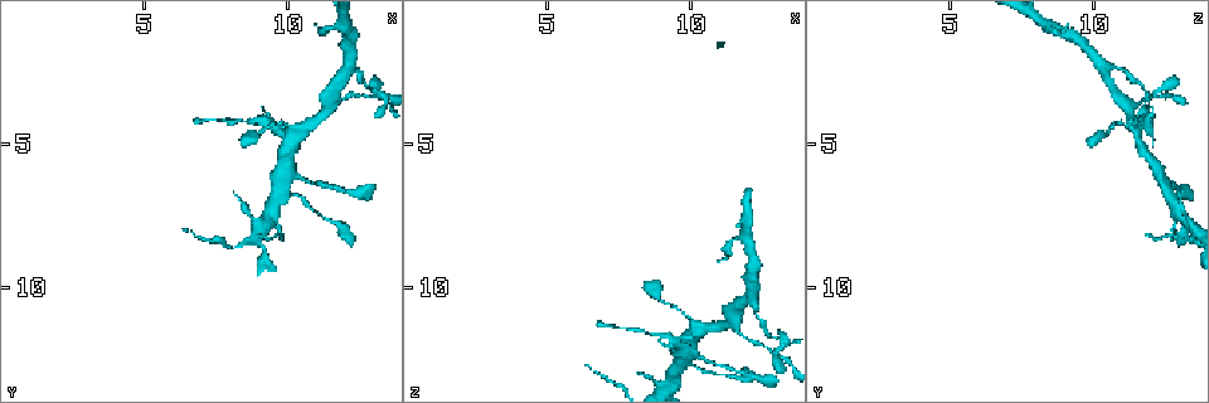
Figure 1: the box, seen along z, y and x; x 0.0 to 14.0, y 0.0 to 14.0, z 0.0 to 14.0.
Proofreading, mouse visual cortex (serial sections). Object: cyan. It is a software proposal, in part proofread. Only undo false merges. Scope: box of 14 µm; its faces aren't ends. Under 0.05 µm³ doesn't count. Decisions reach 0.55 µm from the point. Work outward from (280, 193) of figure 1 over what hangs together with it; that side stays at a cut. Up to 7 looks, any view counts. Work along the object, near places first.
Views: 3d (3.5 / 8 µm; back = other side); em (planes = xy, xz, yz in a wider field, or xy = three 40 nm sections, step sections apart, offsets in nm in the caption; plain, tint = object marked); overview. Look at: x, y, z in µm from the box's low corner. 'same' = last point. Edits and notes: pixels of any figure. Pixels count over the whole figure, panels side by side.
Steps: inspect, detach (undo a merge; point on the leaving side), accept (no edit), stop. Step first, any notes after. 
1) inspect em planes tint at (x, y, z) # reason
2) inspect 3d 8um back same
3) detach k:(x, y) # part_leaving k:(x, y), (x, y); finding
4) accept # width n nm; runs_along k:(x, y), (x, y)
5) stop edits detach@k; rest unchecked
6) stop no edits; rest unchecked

inspect 3d 8um at (11.0, 7.4, 13.1) # narrows sharply

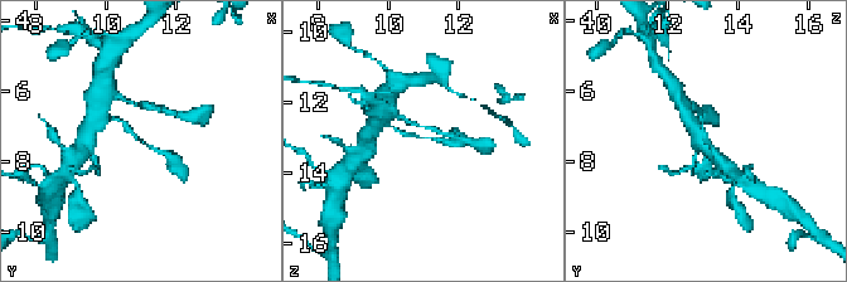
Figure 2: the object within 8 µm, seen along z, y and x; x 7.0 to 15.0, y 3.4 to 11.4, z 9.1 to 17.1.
inspect em planes tint at (10.9, 7.3, 13.0)

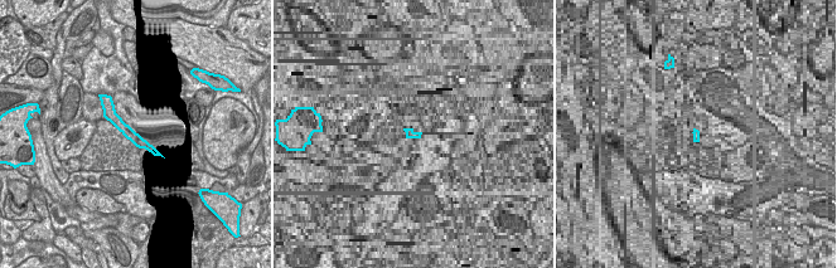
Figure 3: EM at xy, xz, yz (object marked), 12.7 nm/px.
accept # width 140 nm; runs_along 3:(107, 103), (109, 112), (145, 145); continuous, no second cell

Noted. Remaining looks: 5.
inspect em xy step 2 tint at (10.3, 4.7, 11.5) # abrupt turn

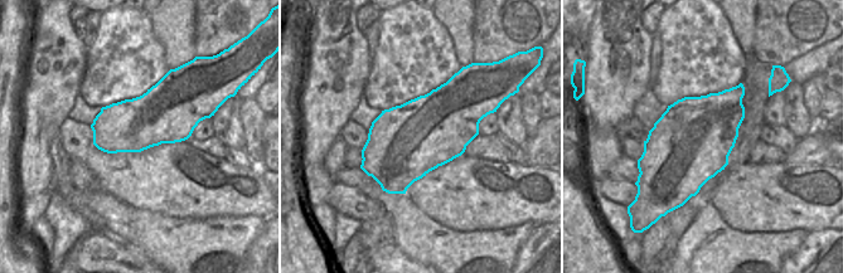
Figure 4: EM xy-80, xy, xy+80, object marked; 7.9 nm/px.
inspect 3d 3.5um same # wider look

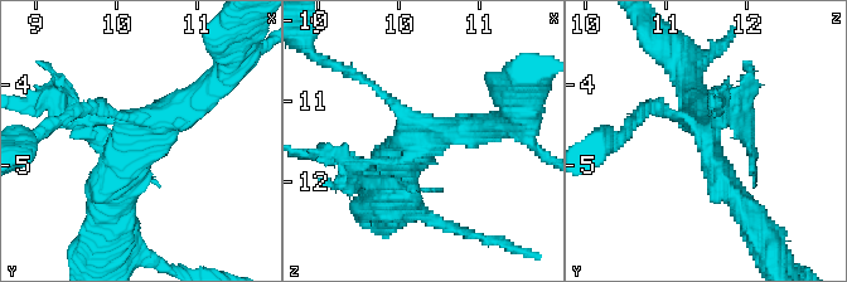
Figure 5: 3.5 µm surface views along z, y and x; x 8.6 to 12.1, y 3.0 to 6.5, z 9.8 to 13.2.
detach 5:(746, 129) # arm_widths 100, 150, 350, 400 nm; two cells meet here

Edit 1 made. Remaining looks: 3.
inspect overview

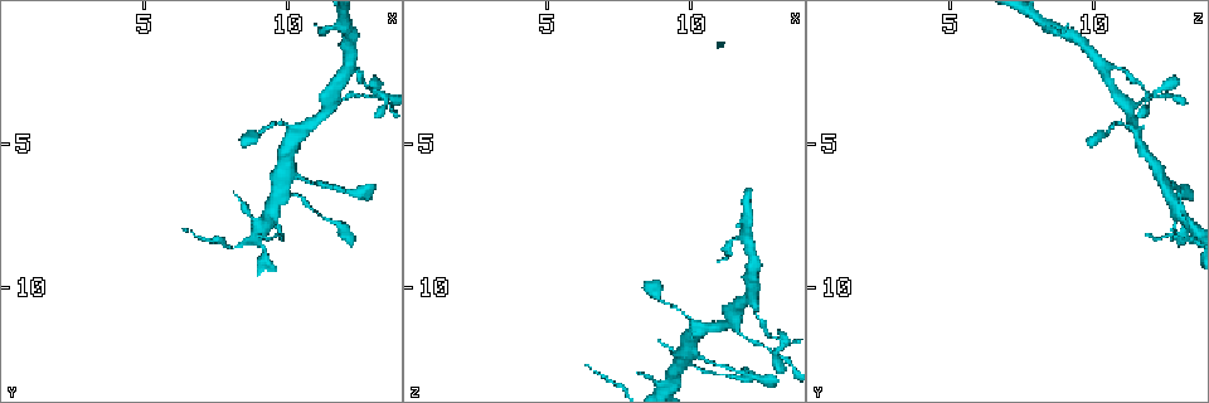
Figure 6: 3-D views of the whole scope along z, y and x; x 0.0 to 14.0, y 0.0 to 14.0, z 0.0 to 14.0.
inspect 3d 3.5um at (12.0, 0.9, 8.4) # abrupt turn

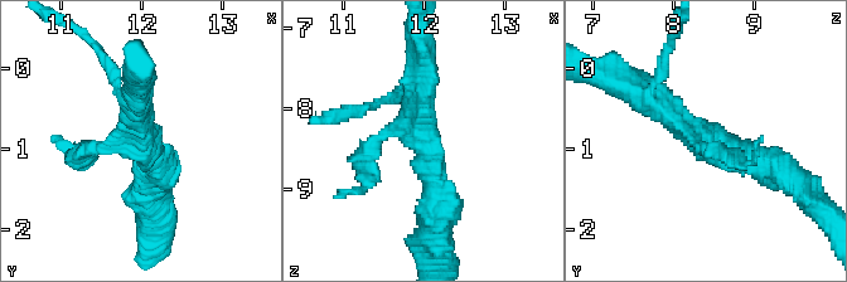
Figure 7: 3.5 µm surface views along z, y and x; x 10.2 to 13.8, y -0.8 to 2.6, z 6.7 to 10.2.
inspect em planes tint at (11.95, 0.90, 8.35) # now the EM

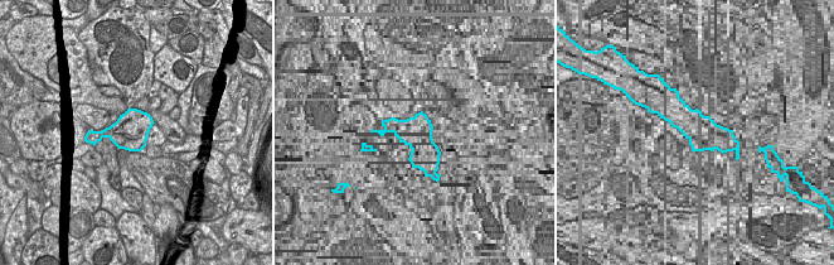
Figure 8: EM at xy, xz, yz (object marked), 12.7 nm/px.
accept # width 480 nm; runs_along 7:(775, 166), (703, 140), (635, 90); continuous, no second cell

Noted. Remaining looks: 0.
stop edits detach@5; rest unchecked

